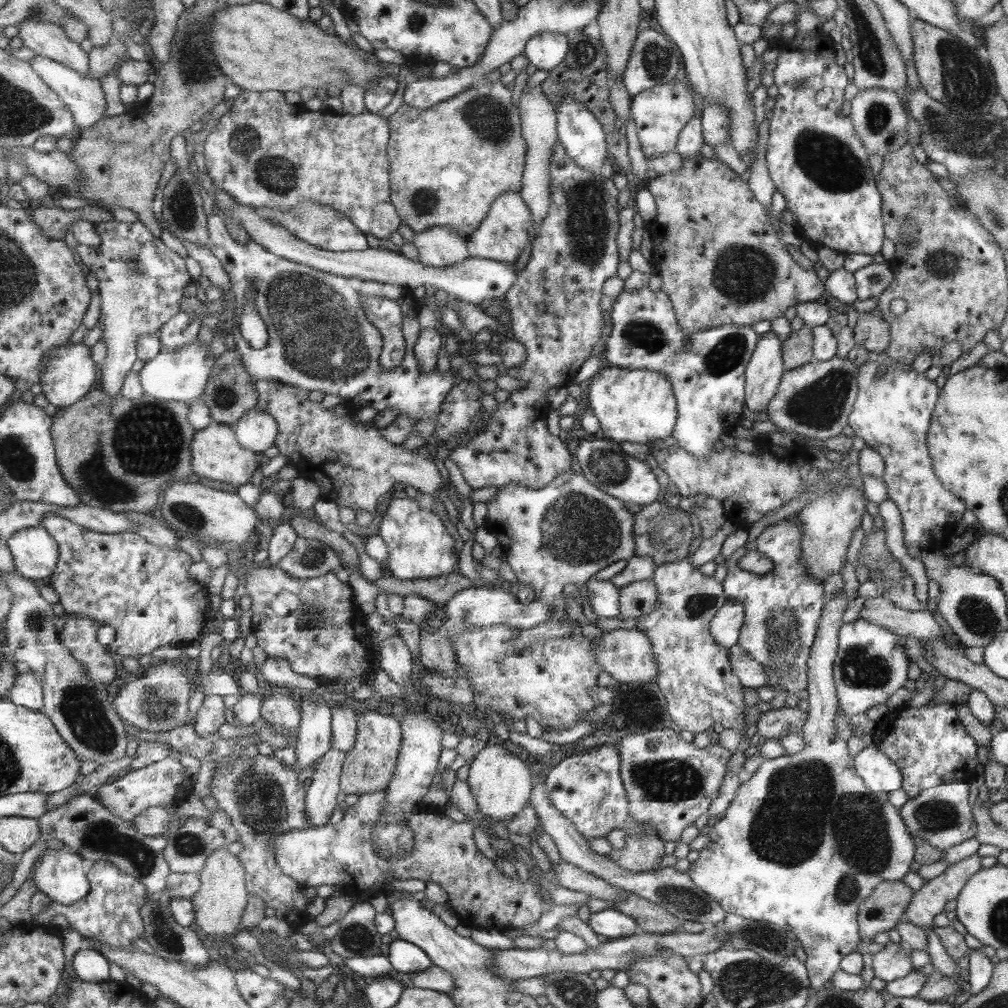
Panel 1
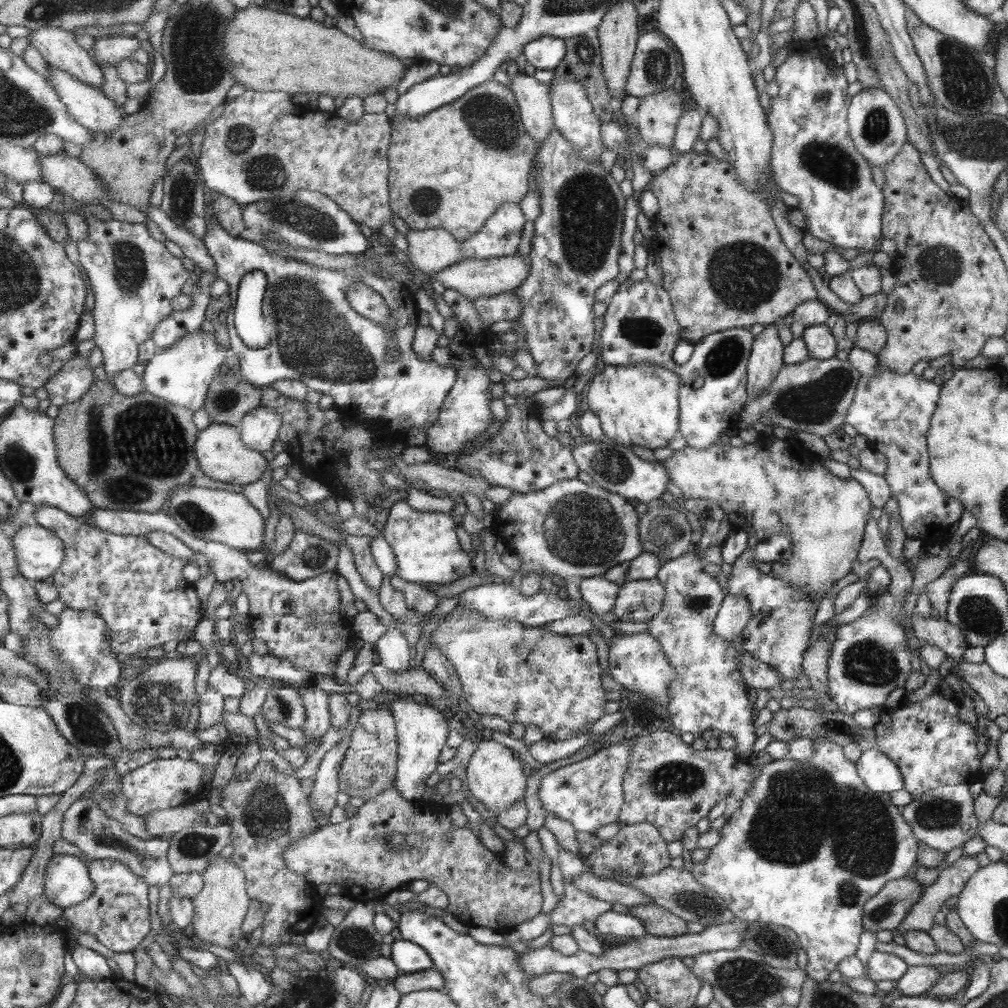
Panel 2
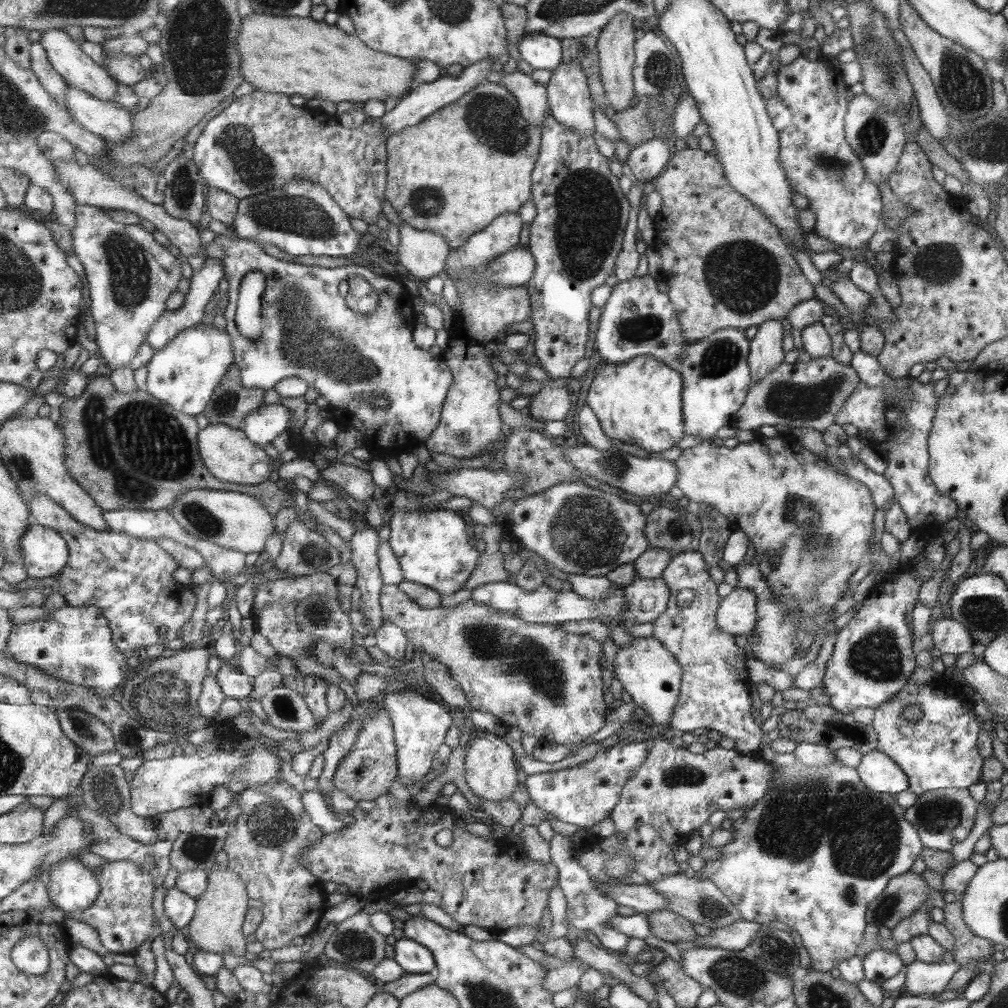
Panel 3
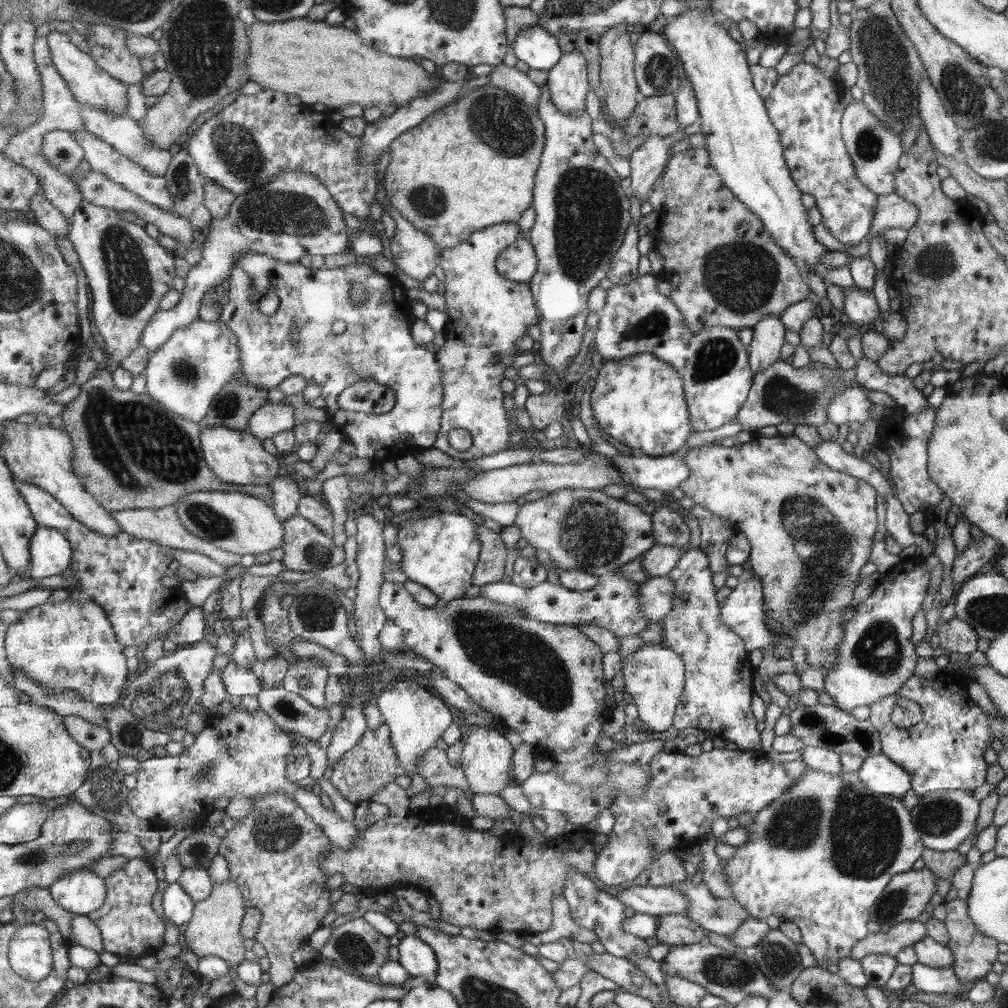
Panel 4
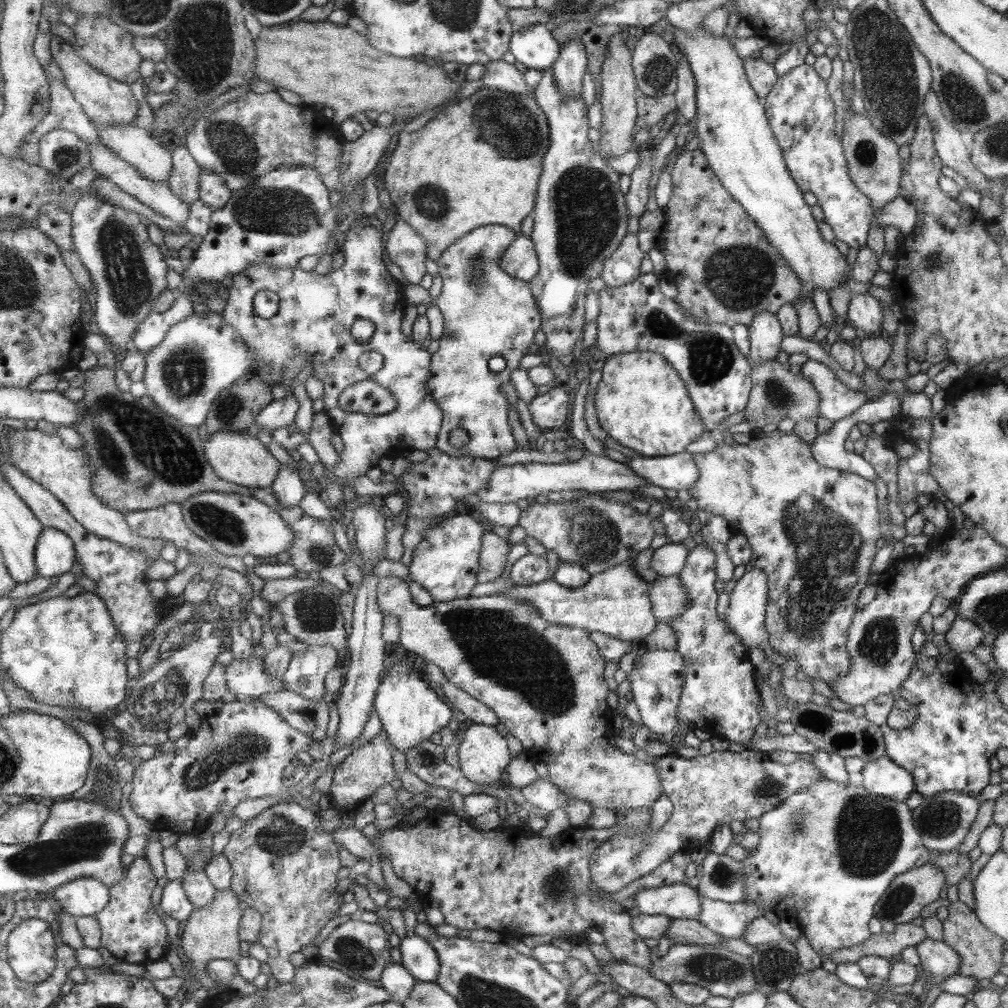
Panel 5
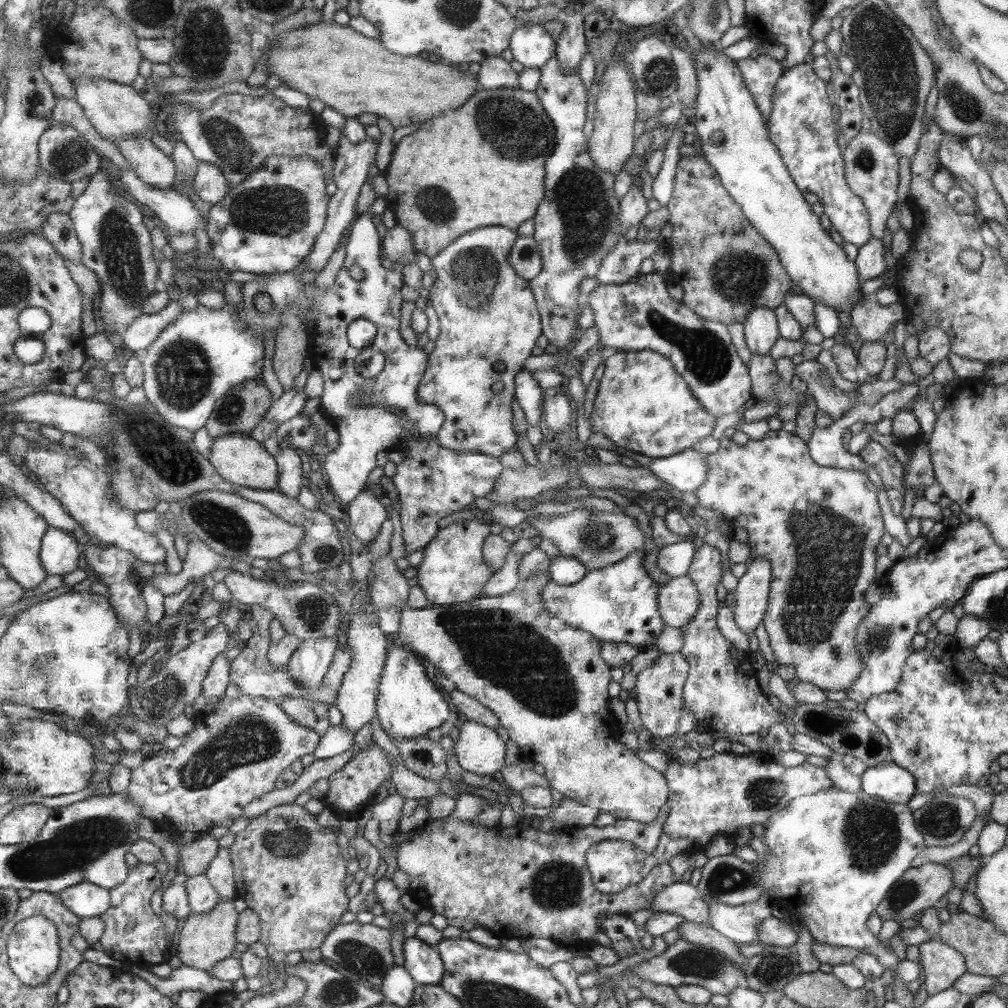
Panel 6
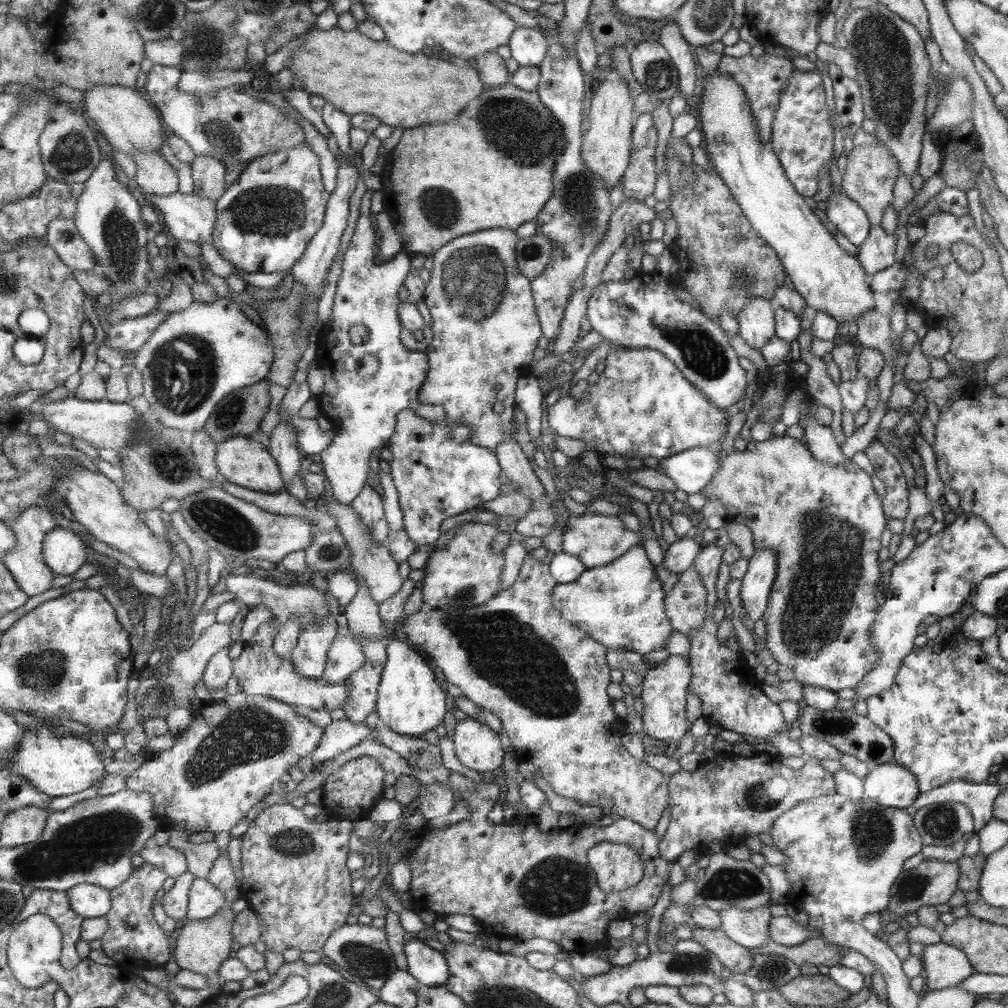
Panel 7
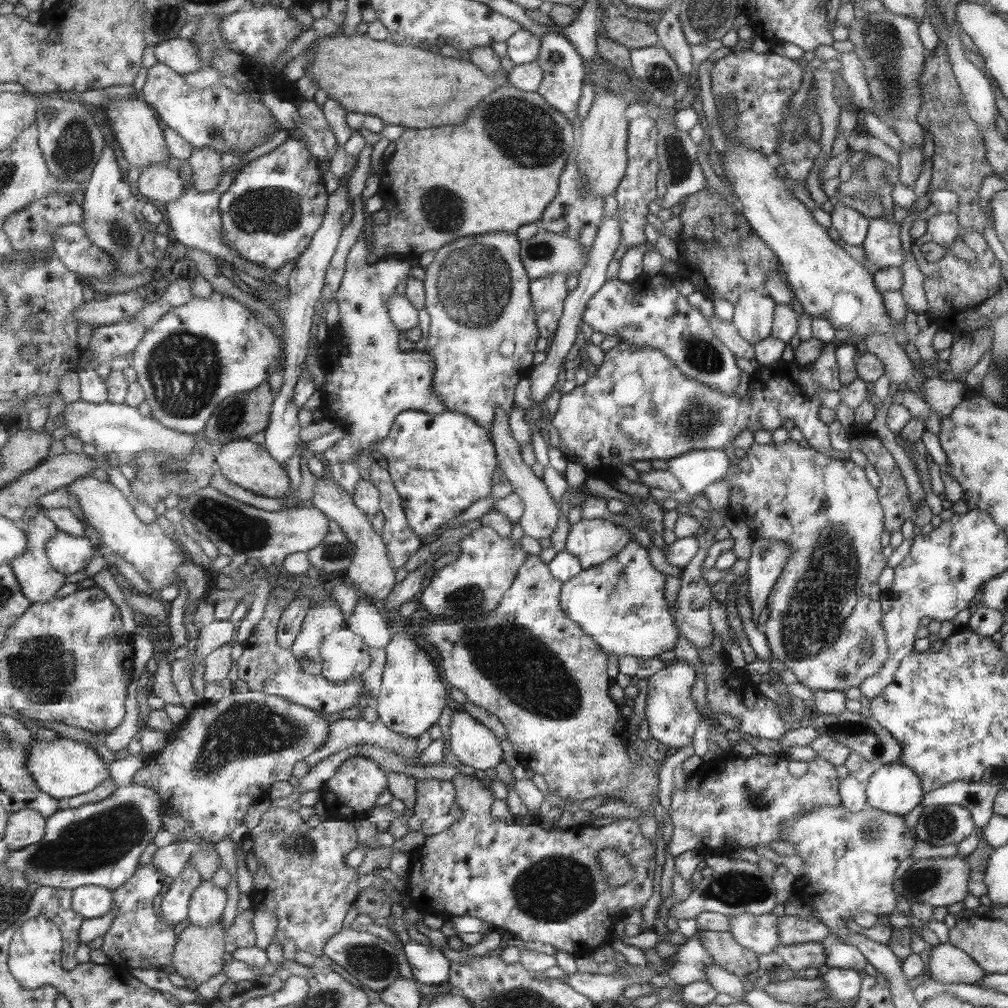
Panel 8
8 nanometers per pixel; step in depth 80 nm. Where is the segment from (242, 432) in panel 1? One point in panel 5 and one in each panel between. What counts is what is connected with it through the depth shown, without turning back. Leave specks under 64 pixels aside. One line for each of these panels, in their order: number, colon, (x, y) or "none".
2: (259, 429)
3: (266, 423)
4: (272, 419)
5: (280, 413)

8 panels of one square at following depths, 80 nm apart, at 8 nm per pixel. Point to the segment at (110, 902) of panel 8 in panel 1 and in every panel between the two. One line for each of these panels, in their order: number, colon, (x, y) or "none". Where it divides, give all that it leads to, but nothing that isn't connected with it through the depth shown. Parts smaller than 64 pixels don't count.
1: (61, 874)
2: (68, 882)
3: (73, 887)
4: (81, 891)
5: (87, 896)
6: (85, 899)
7: (89, 900)

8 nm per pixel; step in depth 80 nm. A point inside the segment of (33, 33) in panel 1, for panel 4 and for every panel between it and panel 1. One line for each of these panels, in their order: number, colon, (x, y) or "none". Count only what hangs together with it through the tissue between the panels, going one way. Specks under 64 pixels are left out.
2: (59, 47)
3: (79, 70)
4: (91, 84)

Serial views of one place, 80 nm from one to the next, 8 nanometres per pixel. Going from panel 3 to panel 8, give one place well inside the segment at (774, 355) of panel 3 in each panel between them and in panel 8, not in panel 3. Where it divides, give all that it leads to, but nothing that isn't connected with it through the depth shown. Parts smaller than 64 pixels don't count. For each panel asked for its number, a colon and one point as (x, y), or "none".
4: (767, 339)
5: (764, 333)
6: (761, 329)
7: (756, 322)
8: (752, 315)

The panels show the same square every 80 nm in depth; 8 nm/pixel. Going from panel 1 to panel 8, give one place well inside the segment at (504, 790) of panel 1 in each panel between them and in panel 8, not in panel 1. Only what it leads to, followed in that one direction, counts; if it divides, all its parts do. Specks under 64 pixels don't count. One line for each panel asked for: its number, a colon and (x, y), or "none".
2: (495, 778)
3: (491, 774)
4: (487, 755)
5: (483, 755)
6: (479, 750)
7: (476, 746)
8: (474, 744)

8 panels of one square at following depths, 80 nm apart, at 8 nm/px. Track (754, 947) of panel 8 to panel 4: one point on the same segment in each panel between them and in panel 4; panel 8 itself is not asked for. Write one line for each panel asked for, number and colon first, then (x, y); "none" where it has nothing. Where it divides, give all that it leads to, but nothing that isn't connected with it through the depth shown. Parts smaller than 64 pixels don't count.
4: (721, 915)
5: (729, 920)
6: (738, 922)
7: (749, 928)

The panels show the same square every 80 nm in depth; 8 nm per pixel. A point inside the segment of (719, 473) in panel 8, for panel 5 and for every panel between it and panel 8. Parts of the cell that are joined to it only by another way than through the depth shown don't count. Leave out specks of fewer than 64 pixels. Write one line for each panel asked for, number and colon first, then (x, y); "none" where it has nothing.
5: (679, 471)
6: (684, 472)
7: (691, 471)

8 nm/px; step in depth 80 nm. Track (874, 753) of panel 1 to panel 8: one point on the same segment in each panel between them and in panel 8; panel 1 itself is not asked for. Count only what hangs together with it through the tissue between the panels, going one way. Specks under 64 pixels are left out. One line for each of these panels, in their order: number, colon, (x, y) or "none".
2: (880, 773)
3: (879, 773)
4: (879, 774)
5: (884, 777)
6: (886, 781)
7: (889, 784)
8: (894, 788)

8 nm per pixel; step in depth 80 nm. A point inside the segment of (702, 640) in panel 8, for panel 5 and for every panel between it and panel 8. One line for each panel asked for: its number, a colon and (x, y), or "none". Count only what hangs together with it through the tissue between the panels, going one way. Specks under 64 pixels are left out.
5: (668, 599)
6: (677, 600)
7: (685, 604)

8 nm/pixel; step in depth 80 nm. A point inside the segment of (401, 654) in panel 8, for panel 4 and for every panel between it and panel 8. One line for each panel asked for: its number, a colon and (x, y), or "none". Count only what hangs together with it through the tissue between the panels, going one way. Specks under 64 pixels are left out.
4: (418, 717)
5: (412, 710)
6: (410, 705)
7: (411, 702)

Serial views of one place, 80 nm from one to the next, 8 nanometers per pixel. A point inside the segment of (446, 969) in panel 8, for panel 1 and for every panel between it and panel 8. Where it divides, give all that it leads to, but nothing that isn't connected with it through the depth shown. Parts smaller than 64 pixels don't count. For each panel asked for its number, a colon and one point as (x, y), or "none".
1: (407, 958)
2: (411, 958)
3: (415, 958)
4: (419, 959)
5: (419, 957)
6: (425, 964)
7: (428, 966)

